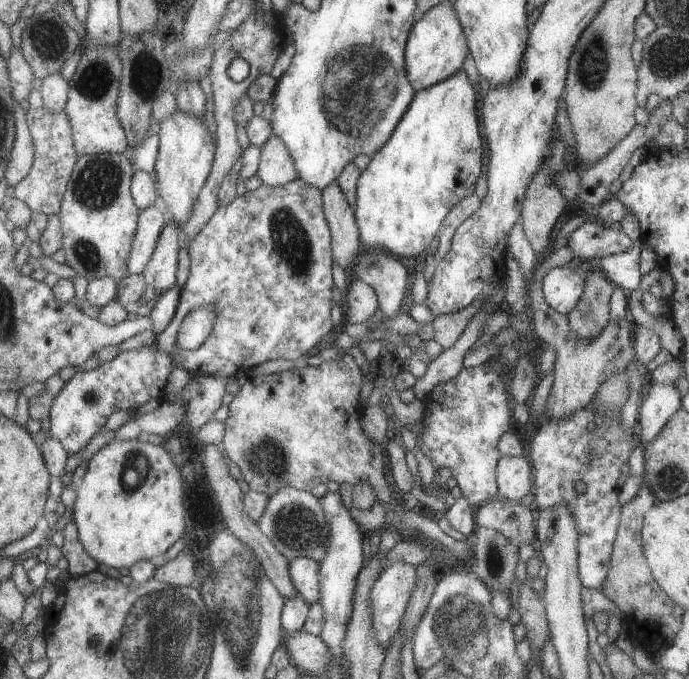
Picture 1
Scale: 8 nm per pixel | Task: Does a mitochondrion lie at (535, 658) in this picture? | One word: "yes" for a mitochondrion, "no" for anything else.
no

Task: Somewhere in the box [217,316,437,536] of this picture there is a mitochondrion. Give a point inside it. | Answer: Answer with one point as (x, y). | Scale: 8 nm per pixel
(267, 455)

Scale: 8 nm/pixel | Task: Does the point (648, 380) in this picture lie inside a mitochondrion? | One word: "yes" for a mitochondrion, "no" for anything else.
no

